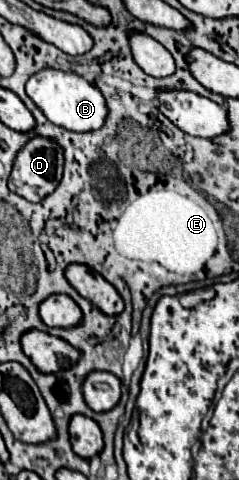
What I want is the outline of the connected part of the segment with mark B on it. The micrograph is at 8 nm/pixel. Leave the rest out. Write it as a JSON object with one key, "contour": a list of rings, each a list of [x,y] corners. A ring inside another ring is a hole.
{"contour":[[[44,68],[36,72],[28,84],[26,84],[26,94],[36,102],[36,106],[44,112],[44,116],[50,122],[56,122],[56,126],[62,126],[72,132],[92,132],[104,126],[108,108],[106,108],[106,98],[98,90],[96,84],[88,82],[76,72],[64,72],[64,70],[52,70]]]}

